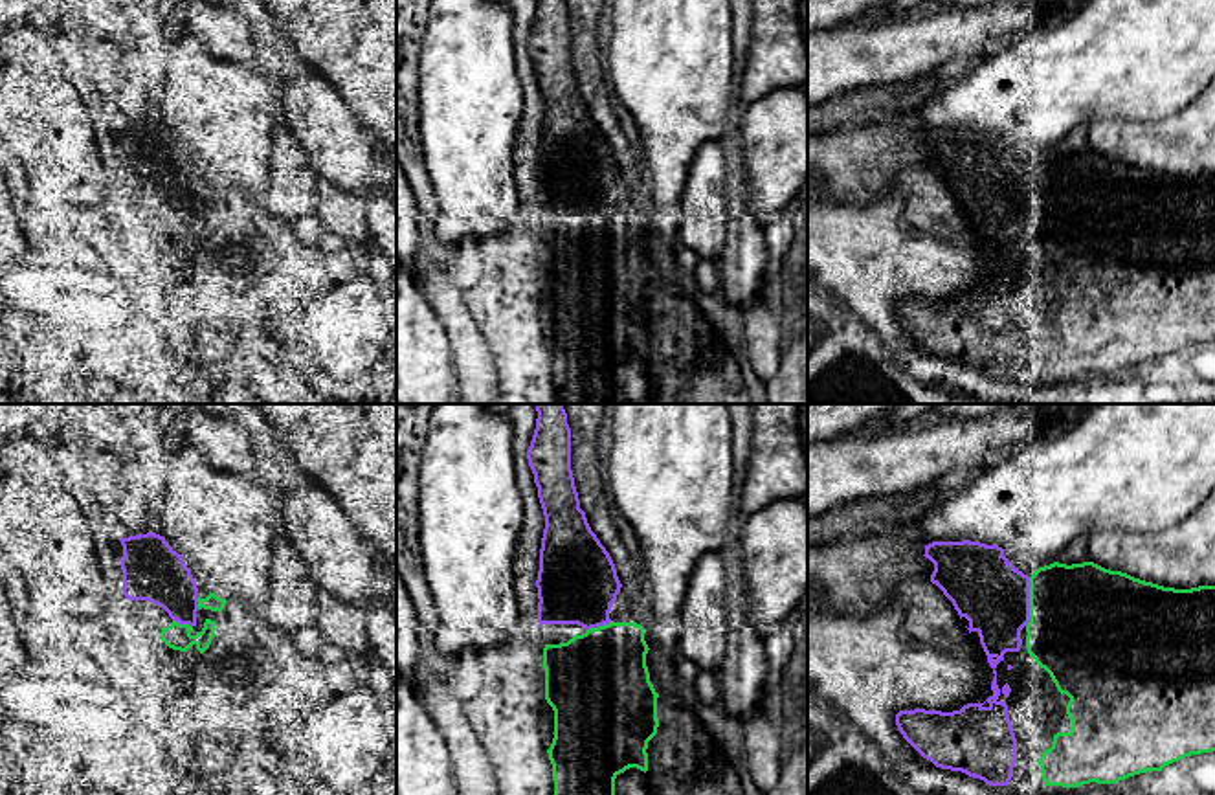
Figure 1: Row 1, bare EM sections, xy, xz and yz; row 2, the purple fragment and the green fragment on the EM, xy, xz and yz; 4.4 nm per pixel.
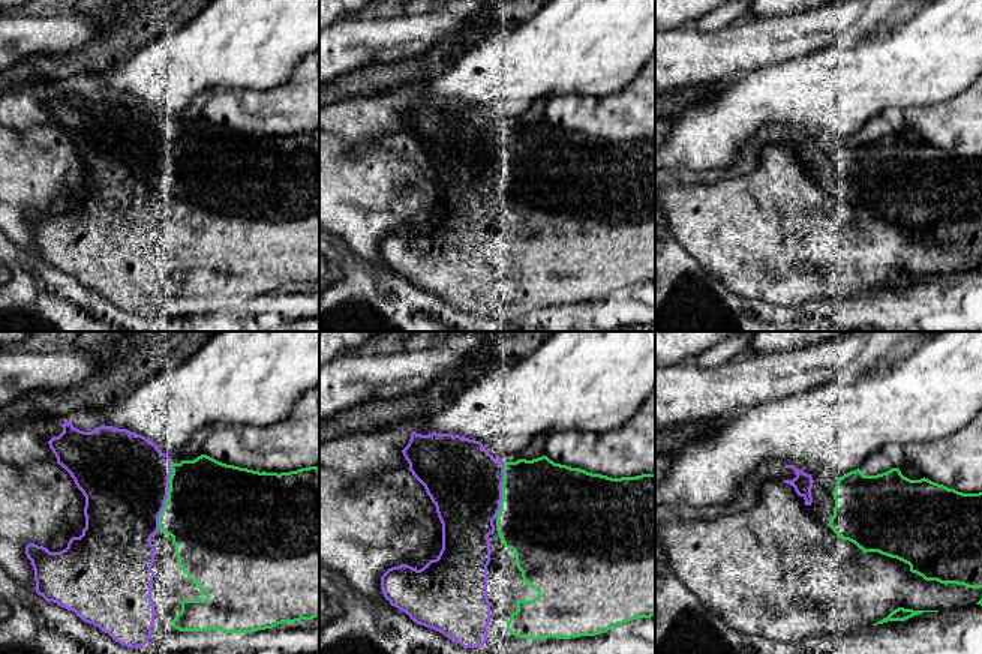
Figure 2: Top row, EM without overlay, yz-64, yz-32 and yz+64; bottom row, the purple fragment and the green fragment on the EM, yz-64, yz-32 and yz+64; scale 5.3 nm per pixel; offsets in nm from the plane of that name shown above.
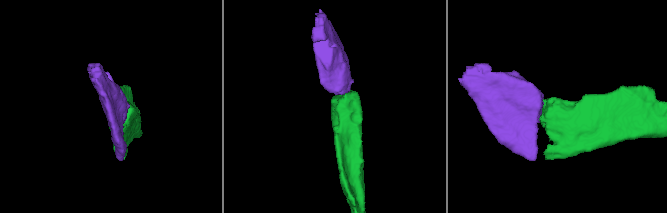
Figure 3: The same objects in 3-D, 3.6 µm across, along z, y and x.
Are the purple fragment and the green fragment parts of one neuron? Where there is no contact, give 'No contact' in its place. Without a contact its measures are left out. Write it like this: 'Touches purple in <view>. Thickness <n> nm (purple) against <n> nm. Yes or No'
Touches purple in yz. Thickness 320 nm (purple) against 480 nm. Yes

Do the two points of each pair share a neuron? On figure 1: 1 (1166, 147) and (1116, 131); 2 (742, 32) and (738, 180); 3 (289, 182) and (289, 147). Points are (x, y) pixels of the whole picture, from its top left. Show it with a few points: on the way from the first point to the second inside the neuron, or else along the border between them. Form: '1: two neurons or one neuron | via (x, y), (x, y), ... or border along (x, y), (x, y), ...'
1: one neuron | via (1153, 145), (1129, 142)
2: one neuron | via (738, 68), (733, 144)
3: one neuron | via (289, 173), (289, 156)

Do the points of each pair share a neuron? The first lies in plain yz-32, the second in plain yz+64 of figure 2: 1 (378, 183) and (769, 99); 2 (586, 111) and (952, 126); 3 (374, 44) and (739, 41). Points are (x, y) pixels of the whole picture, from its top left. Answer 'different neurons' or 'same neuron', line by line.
1: different neurons
2: same neuron
3: same neuron

